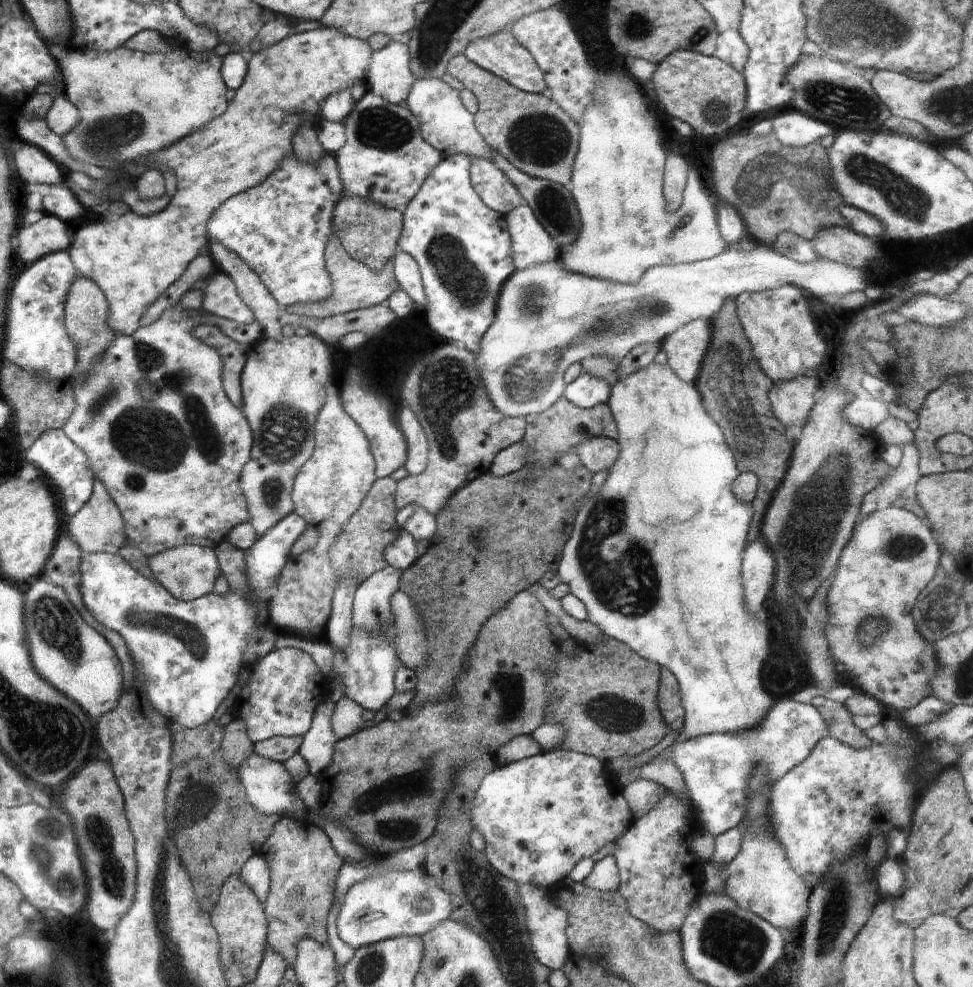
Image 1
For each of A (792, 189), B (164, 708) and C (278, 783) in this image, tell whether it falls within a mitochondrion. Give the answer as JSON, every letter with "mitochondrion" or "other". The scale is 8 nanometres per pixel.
{"A":"mitochondrion","B":"other","C":"other"}

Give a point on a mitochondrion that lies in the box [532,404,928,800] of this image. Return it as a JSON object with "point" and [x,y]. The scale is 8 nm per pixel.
{"point":[629,586]}

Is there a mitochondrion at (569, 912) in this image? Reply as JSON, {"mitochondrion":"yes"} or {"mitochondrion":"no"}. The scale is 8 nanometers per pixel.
{"mitochondrion":"no"}

